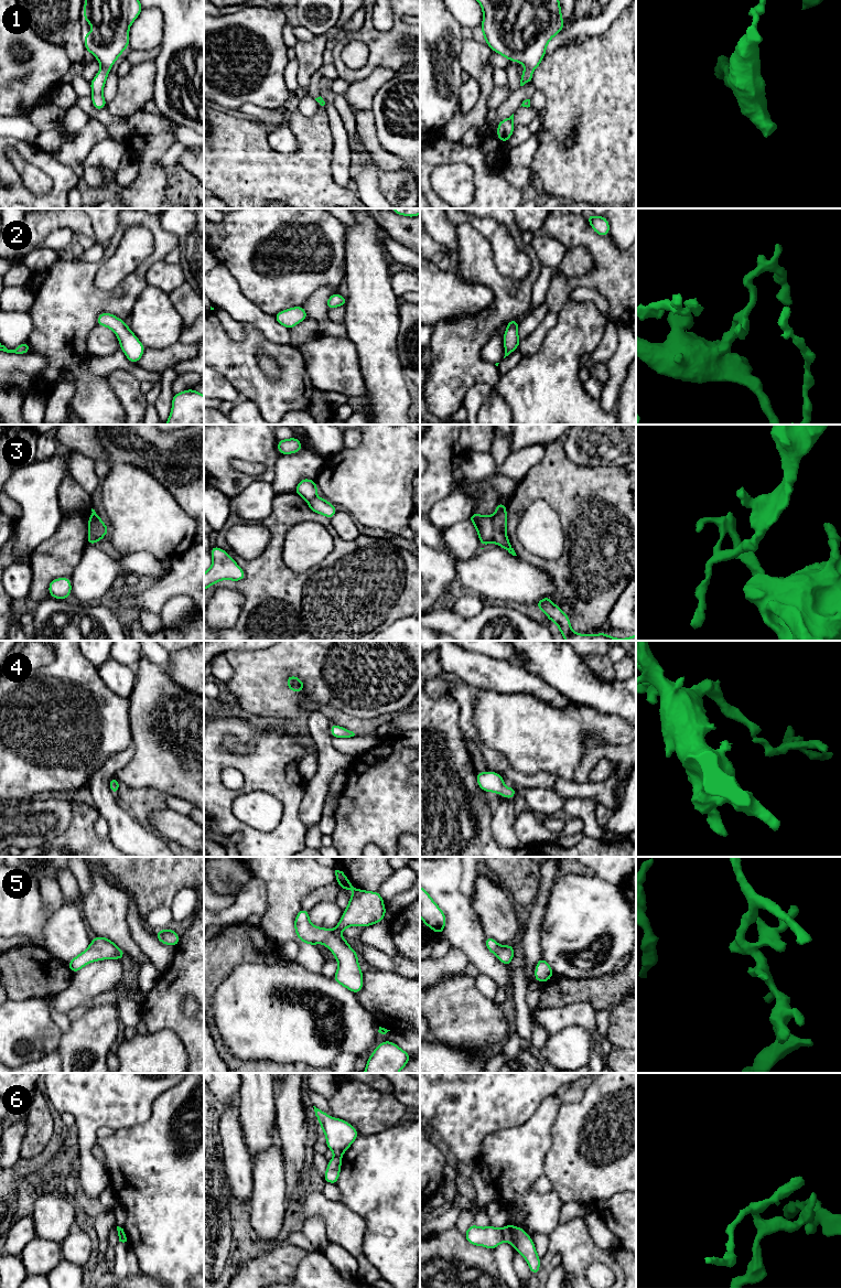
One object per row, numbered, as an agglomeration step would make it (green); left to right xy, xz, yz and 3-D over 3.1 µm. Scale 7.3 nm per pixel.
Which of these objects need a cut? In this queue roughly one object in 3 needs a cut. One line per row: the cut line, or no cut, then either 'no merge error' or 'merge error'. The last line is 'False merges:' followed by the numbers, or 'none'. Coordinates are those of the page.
1: no cut; no merge error
2: no cut; no merge error
3: cut in xy along (92, 513), (95, 519), (96, 541); merge error
4: no cut; no merge error
5: no cut; no merge error
6: cut in yz along (500, 1230), (504, 1241); merge error
False merges: 3, 6

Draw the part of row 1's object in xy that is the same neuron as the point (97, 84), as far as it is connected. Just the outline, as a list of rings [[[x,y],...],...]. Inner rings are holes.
[[[85,0],[84,20],[94,29],[84,34],[85,50],[100,63],[101,68],[89,83],[95,109],[106,107],[103,96],[109,71],[129,46],[129,28],[142,11],[139,0]]]

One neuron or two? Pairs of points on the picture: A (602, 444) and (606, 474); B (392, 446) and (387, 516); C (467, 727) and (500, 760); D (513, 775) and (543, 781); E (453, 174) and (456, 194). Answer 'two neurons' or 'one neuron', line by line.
A: two neurons
B: one neuron
C: one neuron
D: one neuron
E: one neuron

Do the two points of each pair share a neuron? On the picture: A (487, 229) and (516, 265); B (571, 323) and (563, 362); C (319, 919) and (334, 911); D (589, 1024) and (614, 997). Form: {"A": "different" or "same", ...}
{"A": "same", "B": "same", "C": "same", "D": "different"}

